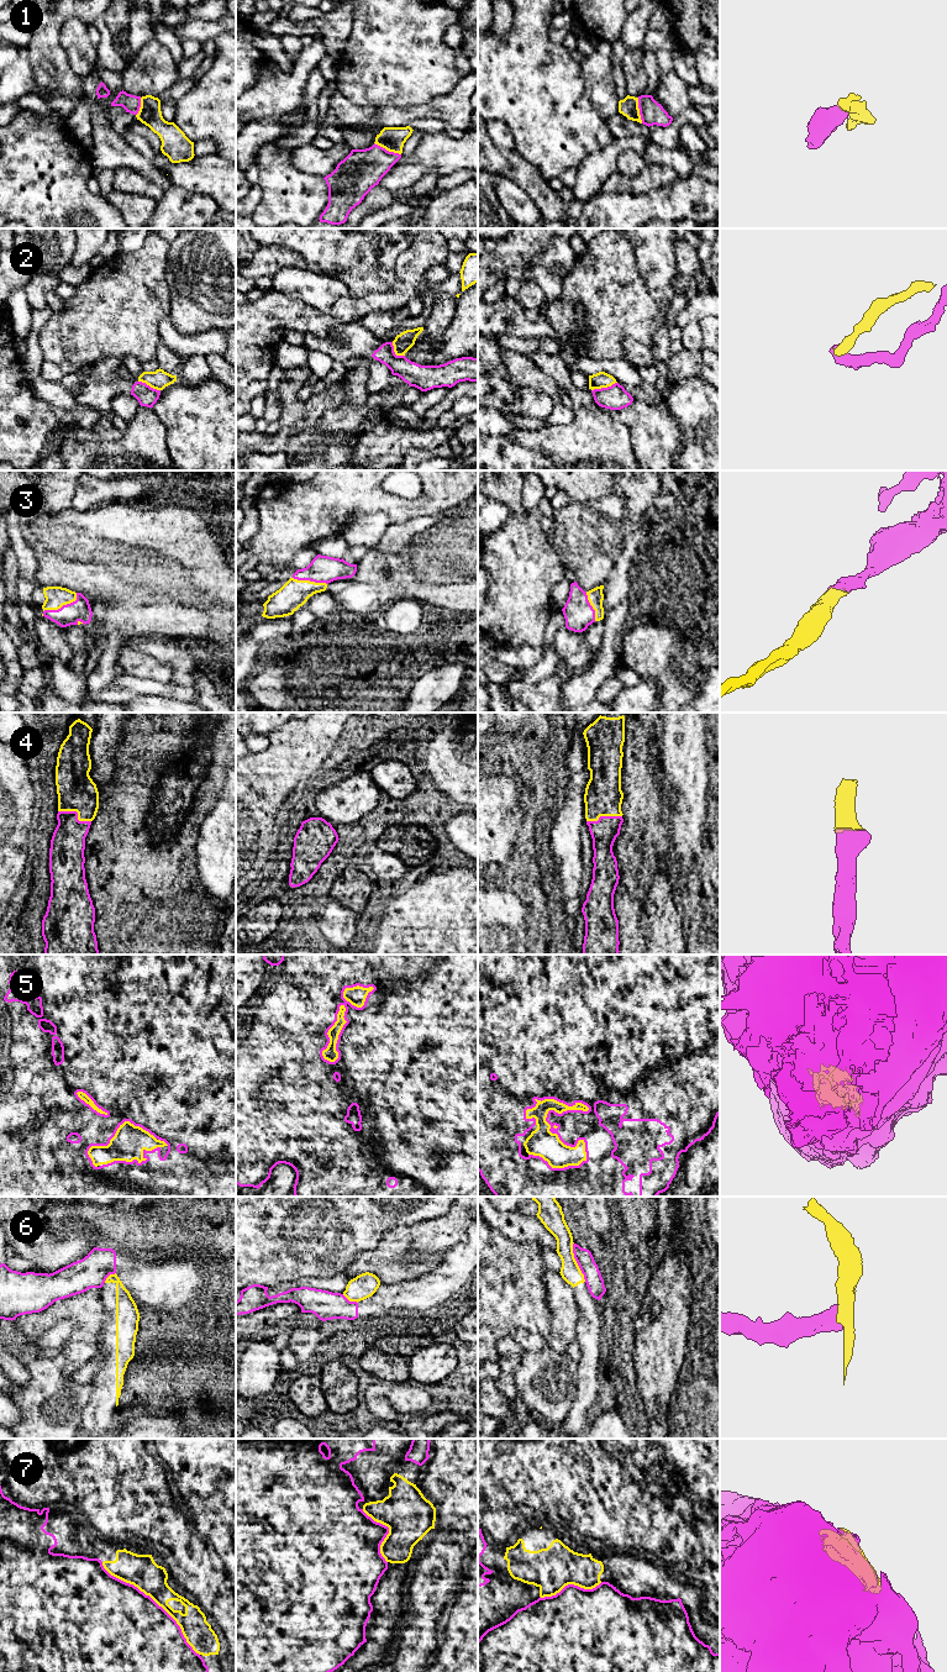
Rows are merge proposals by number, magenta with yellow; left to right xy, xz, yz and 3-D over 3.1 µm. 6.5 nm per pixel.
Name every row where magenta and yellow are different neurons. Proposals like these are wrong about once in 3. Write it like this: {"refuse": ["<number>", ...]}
{"refuse": ["2", "6"]}

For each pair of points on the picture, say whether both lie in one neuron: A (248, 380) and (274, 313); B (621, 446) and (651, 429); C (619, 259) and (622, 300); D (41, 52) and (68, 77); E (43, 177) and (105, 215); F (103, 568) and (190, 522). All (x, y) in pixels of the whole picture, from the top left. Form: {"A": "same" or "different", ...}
{"A": "same", "B": "different", "C": "same", "D": "same", "E": "same", "F": "same"}

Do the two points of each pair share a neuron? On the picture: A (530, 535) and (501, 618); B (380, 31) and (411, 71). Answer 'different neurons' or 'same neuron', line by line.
A: same neuron
B: same neuron

